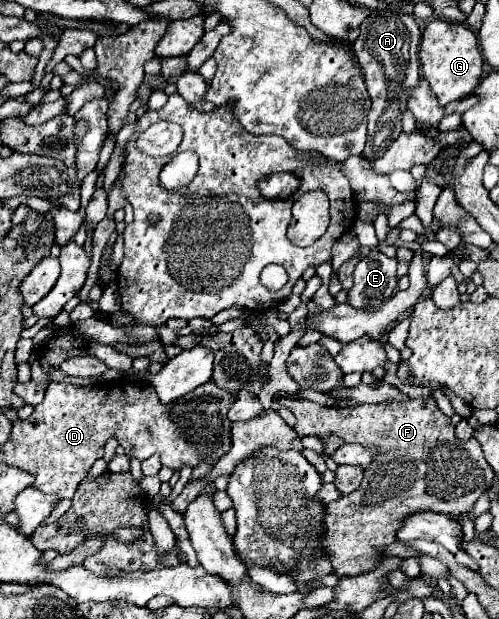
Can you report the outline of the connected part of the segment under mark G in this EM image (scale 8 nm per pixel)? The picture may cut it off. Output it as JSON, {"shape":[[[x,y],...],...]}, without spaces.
{"shape":[[[433,19],[423,31],[419,55],[423,77],[429,81],[431,91],[437,95],[439,105],[445,107],[447,103],[457,101],[477,89],[483,71],[483,57],[477,47],[475,33],[469,31],[465,25]]]}

